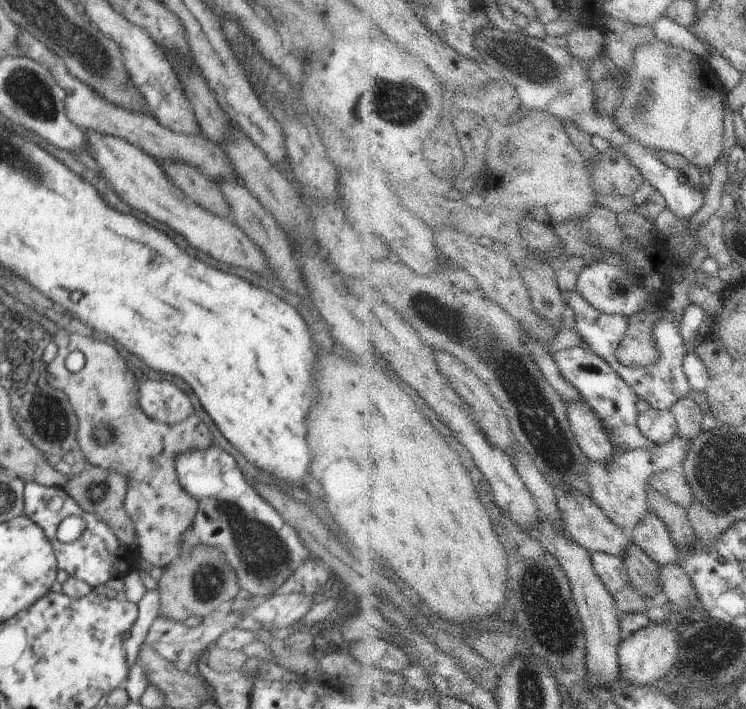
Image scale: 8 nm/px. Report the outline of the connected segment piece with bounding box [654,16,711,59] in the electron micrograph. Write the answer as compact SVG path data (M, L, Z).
M662 16L660 22L654 25L656 40L676 45L694 52L694 54L709 59L710 47L706 42L701 41L693 32L678 24L668 16Z

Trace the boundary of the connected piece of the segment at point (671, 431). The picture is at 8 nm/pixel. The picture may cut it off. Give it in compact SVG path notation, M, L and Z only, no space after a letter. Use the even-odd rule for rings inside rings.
M654 409L644 411L639 420L640 430L652 442L668 444L679 435L679 422L672 409Z

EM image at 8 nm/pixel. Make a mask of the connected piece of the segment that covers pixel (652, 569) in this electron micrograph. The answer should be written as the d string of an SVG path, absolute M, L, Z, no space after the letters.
M633 541L630 550L624 556L628 567L631 585L645 597L658 594L662 590L660 565L638 542Z

